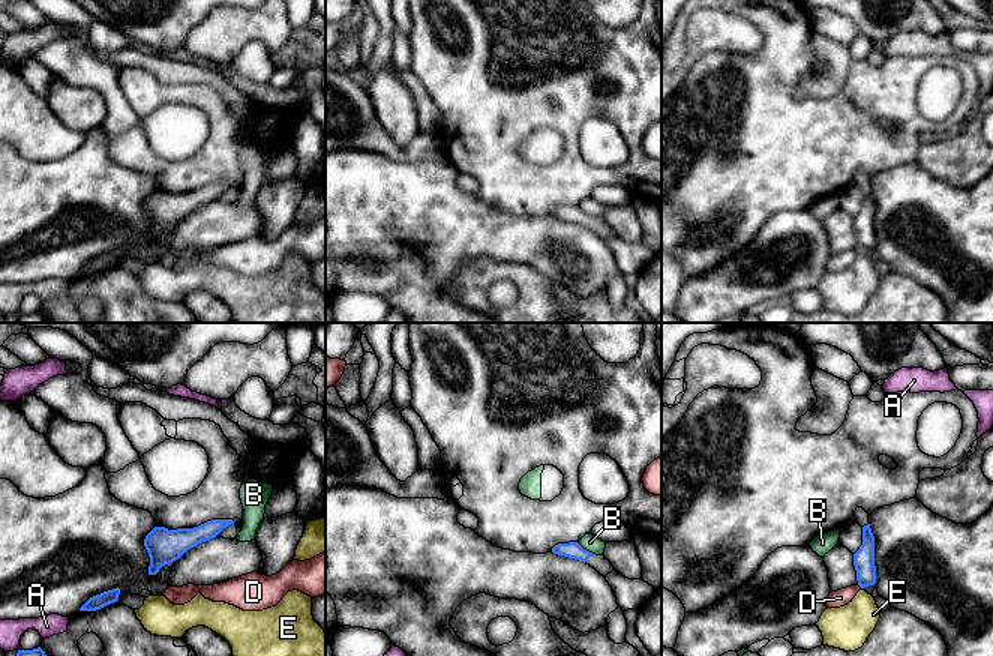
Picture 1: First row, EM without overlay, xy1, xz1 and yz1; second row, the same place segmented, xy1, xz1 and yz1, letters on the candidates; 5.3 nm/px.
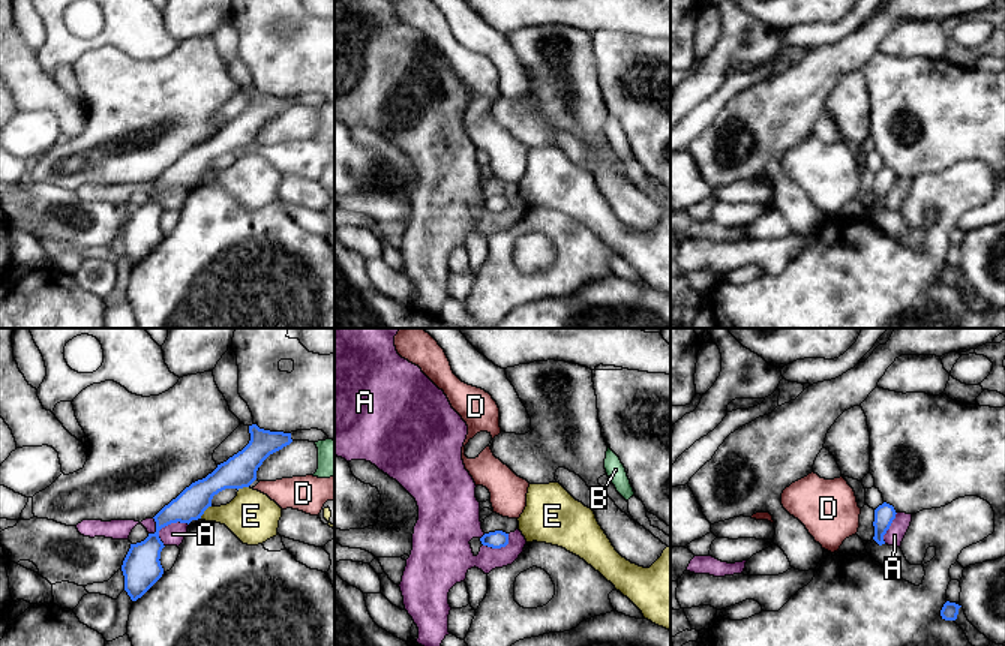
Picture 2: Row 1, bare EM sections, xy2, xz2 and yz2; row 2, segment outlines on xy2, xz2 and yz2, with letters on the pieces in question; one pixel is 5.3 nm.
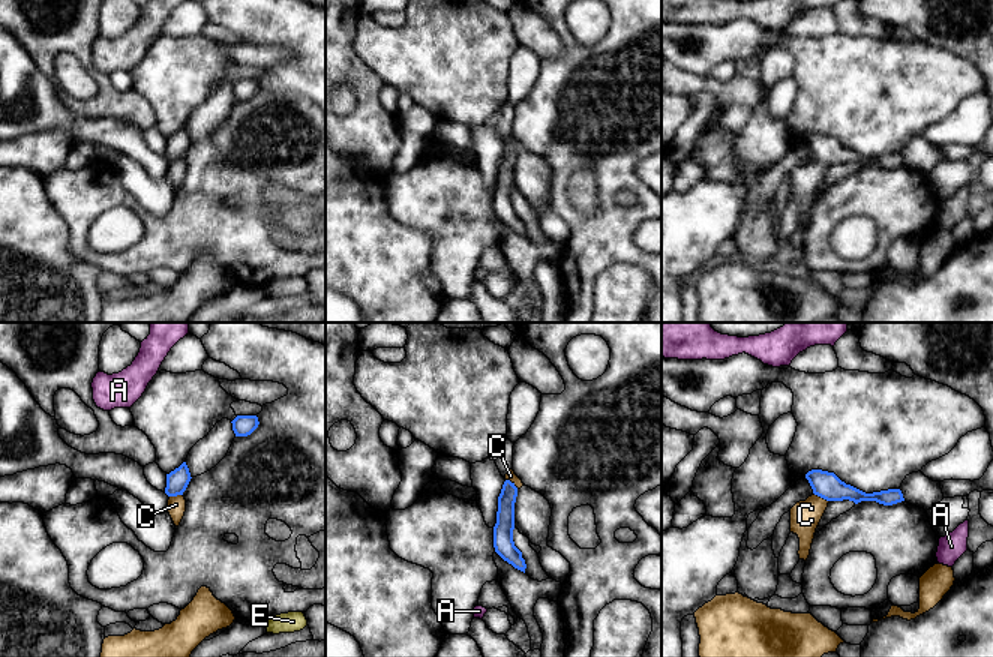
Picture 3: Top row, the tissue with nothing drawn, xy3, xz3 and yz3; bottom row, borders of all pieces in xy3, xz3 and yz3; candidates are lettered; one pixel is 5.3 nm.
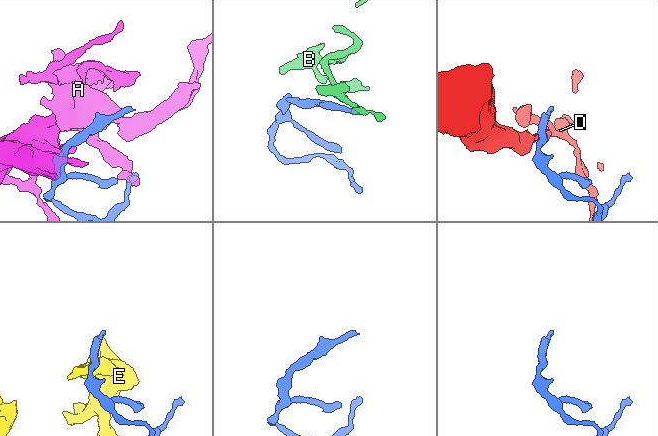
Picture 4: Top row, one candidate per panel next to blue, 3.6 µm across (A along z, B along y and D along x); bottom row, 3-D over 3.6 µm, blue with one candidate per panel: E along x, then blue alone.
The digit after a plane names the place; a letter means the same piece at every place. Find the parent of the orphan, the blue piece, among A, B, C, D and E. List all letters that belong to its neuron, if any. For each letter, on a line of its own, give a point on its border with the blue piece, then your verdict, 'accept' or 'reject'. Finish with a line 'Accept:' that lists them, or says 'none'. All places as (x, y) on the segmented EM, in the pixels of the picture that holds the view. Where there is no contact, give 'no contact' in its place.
A: xy2 (168, 523) | reject
B: xz1 (585, 550) | reject
C: yz3 (821, 497) | reject
D: yz1 (860, 586) | reject
E: xy2 (204, 510) | reject
Accept: none

